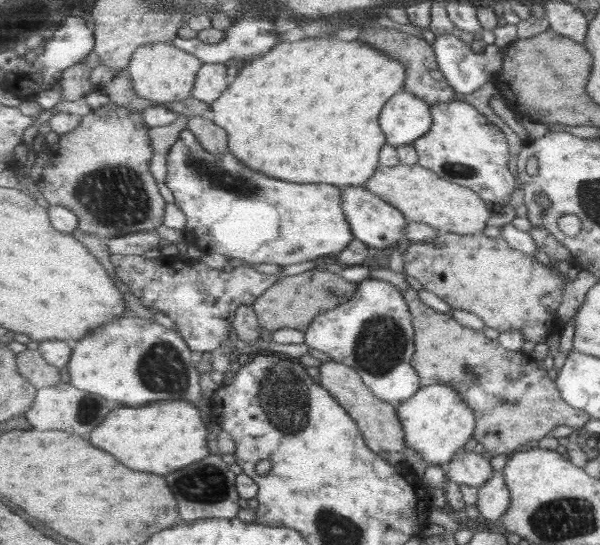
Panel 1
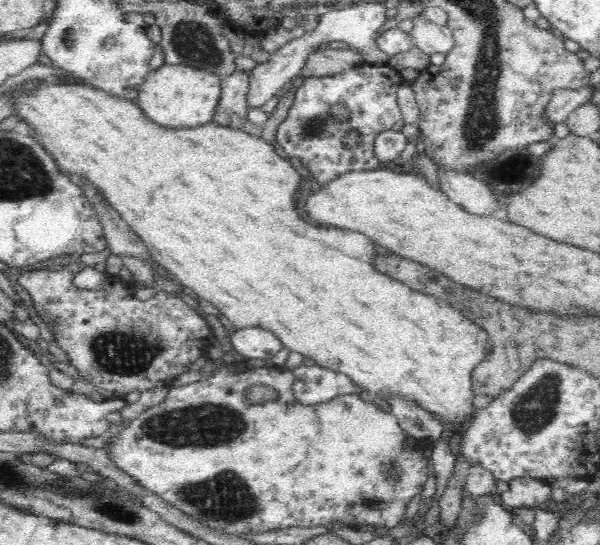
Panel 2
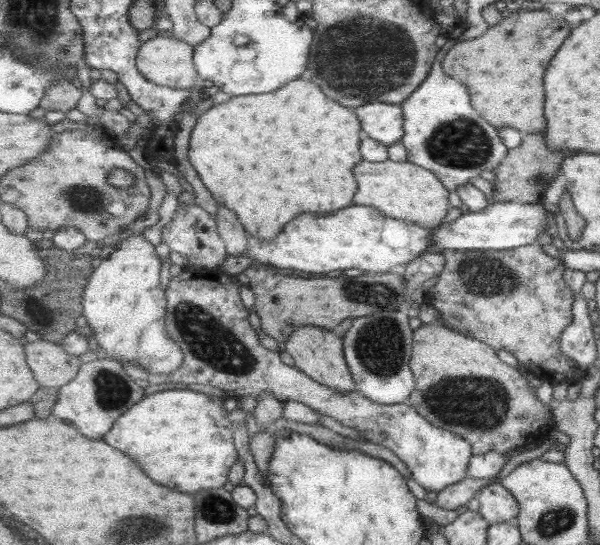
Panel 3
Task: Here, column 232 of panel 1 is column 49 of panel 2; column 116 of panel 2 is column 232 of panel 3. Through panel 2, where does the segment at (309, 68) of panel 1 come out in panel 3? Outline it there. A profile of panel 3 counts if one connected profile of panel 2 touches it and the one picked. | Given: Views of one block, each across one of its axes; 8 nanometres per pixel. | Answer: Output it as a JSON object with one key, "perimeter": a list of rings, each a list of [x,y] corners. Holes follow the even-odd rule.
{"perimeter":[[[299,78],[286,84],[284,87],[278,88],[275,92],[231,96],[229,100],[203,110],[203,114],[197,118],[197,123],[190,137],[188,158],[193,168],[196,169],[200,180],[210,191],[216,203],[227,205],[227,208],[235,211],[248,234],[262,238],[262,240],[266,240],[267,242],[273,242],[283,232],[285,224],[289,224],[291,220],[295,220],[297,216],[301,216],[305,212],[323,212],[323,214],[330,214],[354,205],[354,198],[359,185],[354,170],[357,164],[364,160],[361,153],[361,142],[367,136],[368,134],[364,131],[354,109],[329,98],[316,82]]]}

